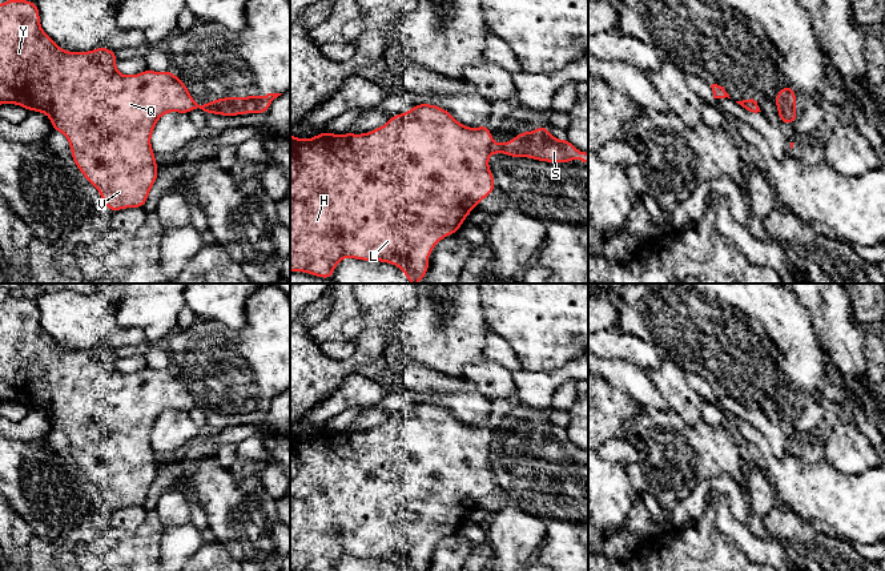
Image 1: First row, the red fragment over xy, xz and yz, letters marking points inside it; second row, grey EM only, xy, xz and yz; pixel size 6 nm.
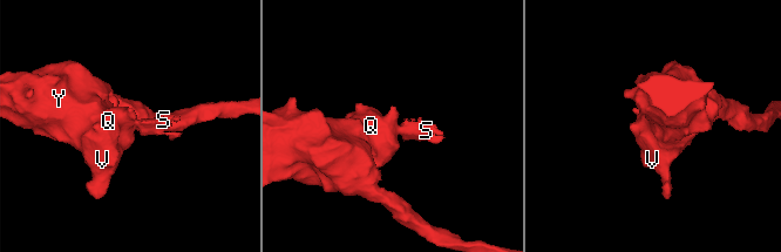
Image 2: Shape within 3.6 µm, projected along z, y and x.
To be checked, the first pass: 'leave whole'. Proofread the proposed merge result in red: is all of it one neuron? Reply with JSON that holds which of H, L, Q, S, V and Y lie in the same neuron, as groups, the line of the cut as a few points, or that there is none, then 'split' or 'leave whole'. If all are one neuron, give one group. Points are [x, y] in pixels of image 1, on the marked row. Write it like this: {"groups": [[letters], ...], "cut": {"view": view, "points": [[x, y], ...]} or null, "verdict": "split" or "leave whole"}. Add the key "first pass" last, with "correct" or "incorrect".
{"groups": [["H", "L", "Q", "V", "Y"], ["S"]], "cut": {"view": "xz", "points": [[493, 141], [489, 152]]}, "verdict": "split", "first pass": "incorrect"}

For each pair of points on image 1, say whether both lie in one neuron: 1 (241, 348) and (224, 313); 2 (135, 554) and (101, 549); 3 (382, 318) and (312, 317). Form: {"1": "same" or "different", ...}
{"1": "different", "2": "same", "3": "different"}

